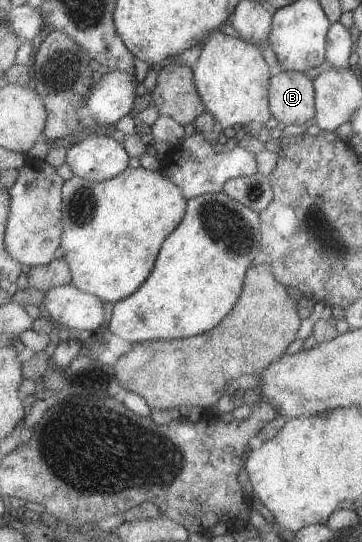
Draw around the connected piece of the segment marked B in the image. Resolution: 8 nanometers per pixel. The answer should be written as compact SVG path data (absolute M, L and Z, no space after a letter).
M272 72L267 89L268 107L280 127L312 119L314 98L313 81L303 72Z

